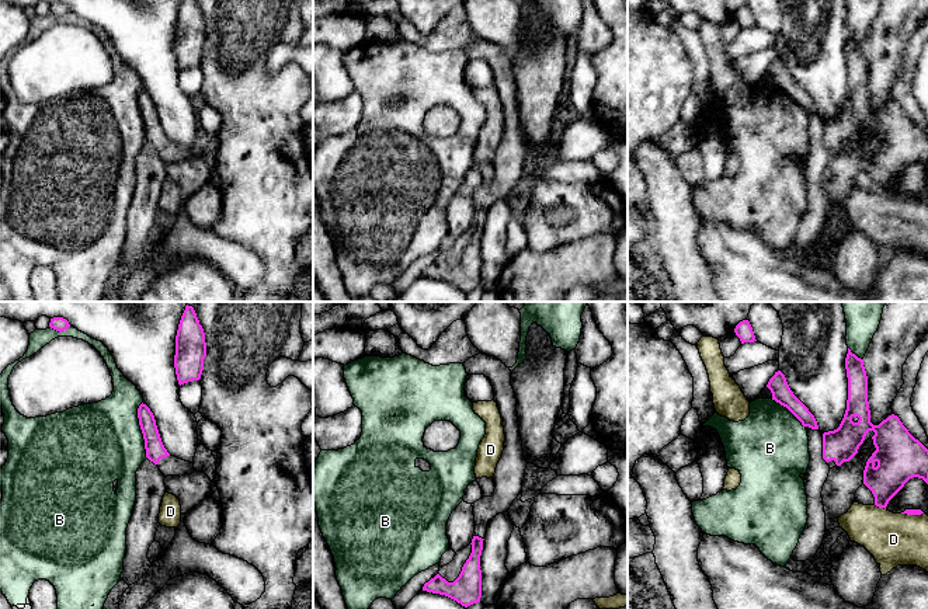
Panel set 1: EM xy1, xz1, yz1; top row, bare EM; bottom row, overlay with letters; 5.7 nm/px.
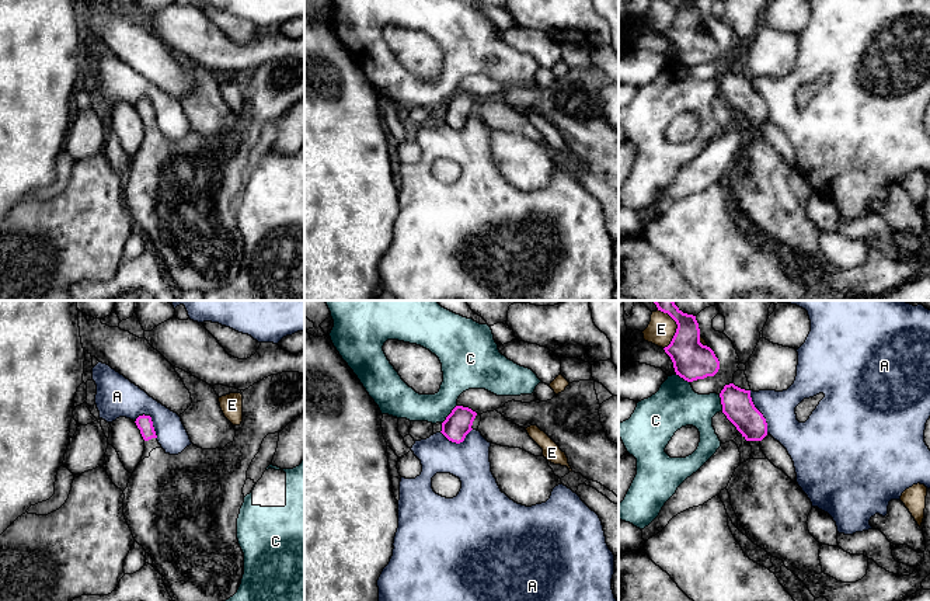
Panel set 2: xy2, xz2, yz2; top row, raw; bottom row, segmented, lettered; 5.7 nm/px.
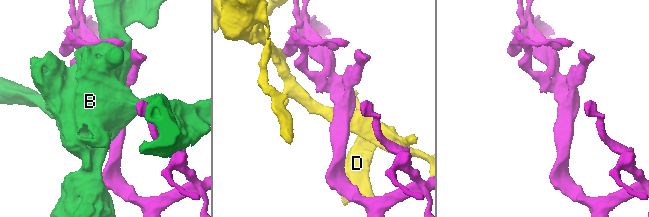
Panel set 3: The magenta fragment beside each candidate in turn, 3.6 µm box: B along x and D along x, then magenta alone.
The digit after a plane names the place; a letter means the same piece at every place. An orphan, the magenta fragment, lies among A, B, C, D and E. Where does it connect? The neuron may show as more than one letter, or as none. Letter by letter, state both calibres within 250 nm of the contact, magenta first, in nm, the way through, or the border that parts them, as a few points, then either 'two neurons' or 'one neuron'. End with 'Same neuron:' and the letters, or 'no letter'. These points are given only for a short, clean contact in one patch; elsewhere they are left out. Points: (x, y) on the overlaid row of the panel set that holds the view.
A: calibres 180 and 190 nm; border yz2 (749, 391), (753, 406), (765, 419), (767, 433); two neurons
B: calibres 110 and 460 nm; two neurons
C: calibres 160 and 200 nm; two neurons
D: calibres 220 and 300 nm; two neurons
E: calibres 220 and 160 nm; two neurons
Same neuron: no letter

